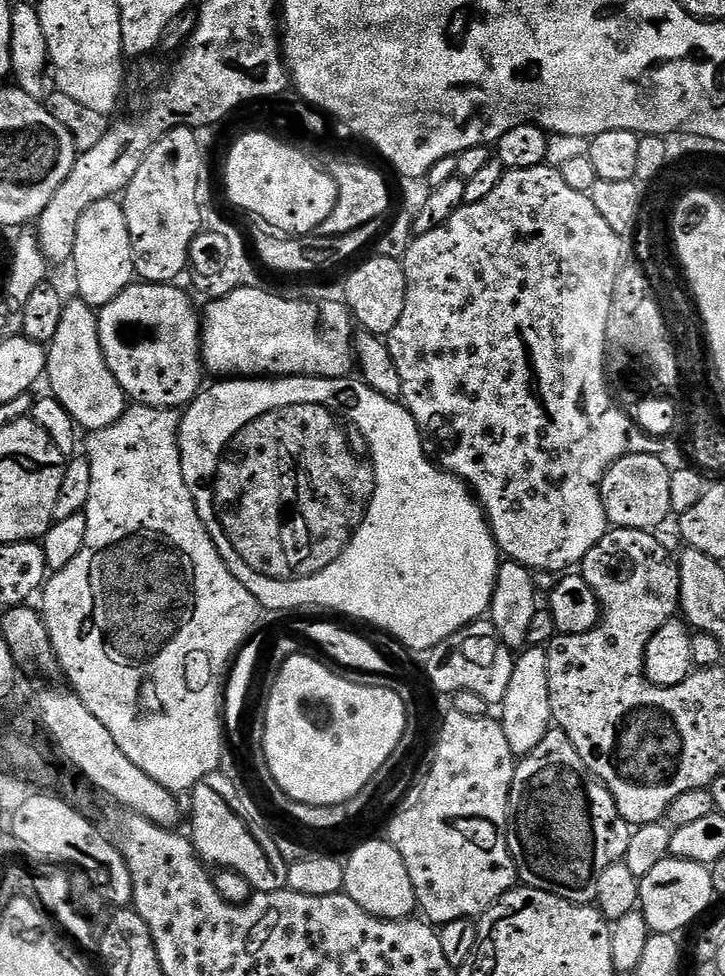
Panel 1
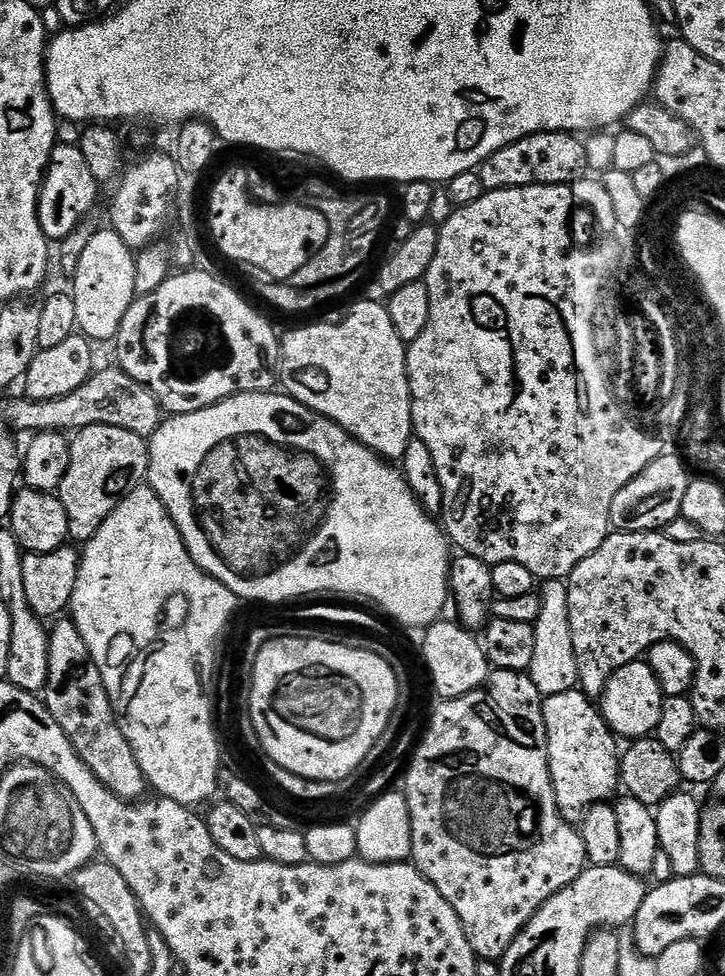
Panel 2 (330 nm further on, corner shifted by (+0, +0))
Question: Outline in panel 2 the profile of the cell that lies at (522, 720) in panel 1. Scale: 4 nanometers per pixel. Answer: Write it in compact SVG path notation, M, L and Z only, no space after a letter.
M545 580L538 595L542 602L542 610L535 622L534 662L530 662L526 674L534 682L534 686L538 686L541 696L566 694L566 690L577 687L580 683L578 662L574 658L574 638L570 630L567 583L564 580Z

